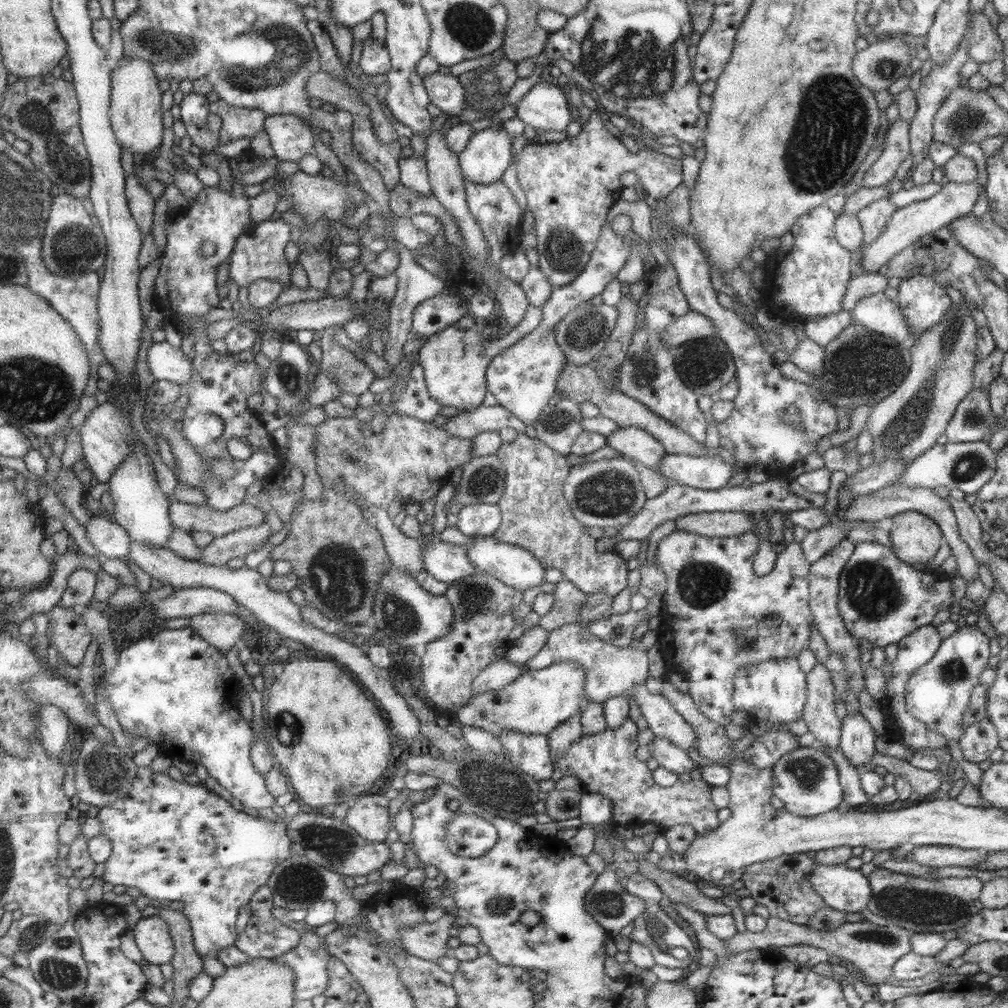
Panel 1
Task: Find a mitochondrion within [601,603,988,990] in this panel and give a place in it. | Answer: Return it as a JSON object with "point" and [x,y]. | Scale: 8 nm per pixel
{"point":[918,907]}

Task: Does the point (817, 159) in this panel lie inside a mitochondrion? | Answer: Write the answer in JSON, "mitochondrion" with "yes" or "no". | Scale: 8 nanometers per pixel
{"mitochondrion":"yes"}

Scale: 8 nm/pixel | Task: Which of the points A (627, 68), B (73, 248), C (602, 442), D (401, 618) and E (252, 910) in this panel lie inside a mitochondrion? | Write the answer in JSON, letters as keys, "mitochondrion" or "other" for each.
{"A":"mitochondrion","B":"mitochondrion","C":"other","D":"mitochondrion","E":"other"}

